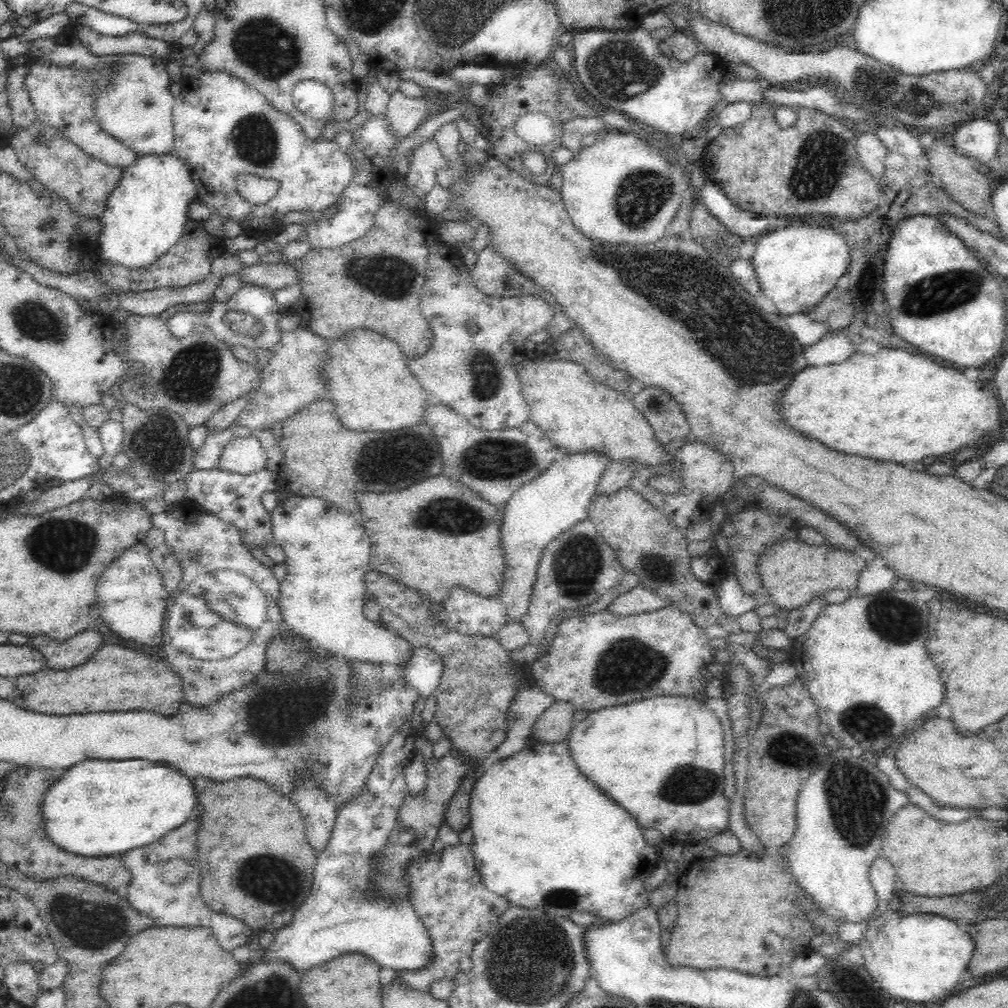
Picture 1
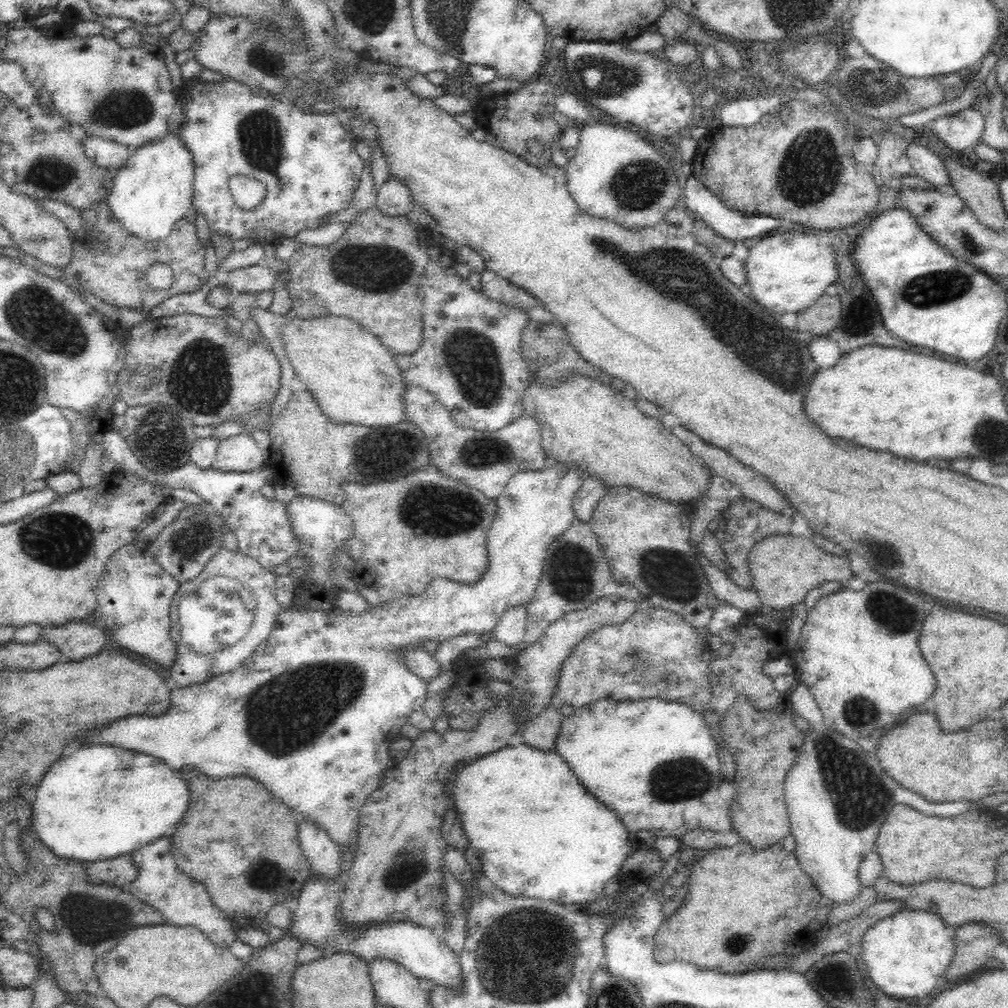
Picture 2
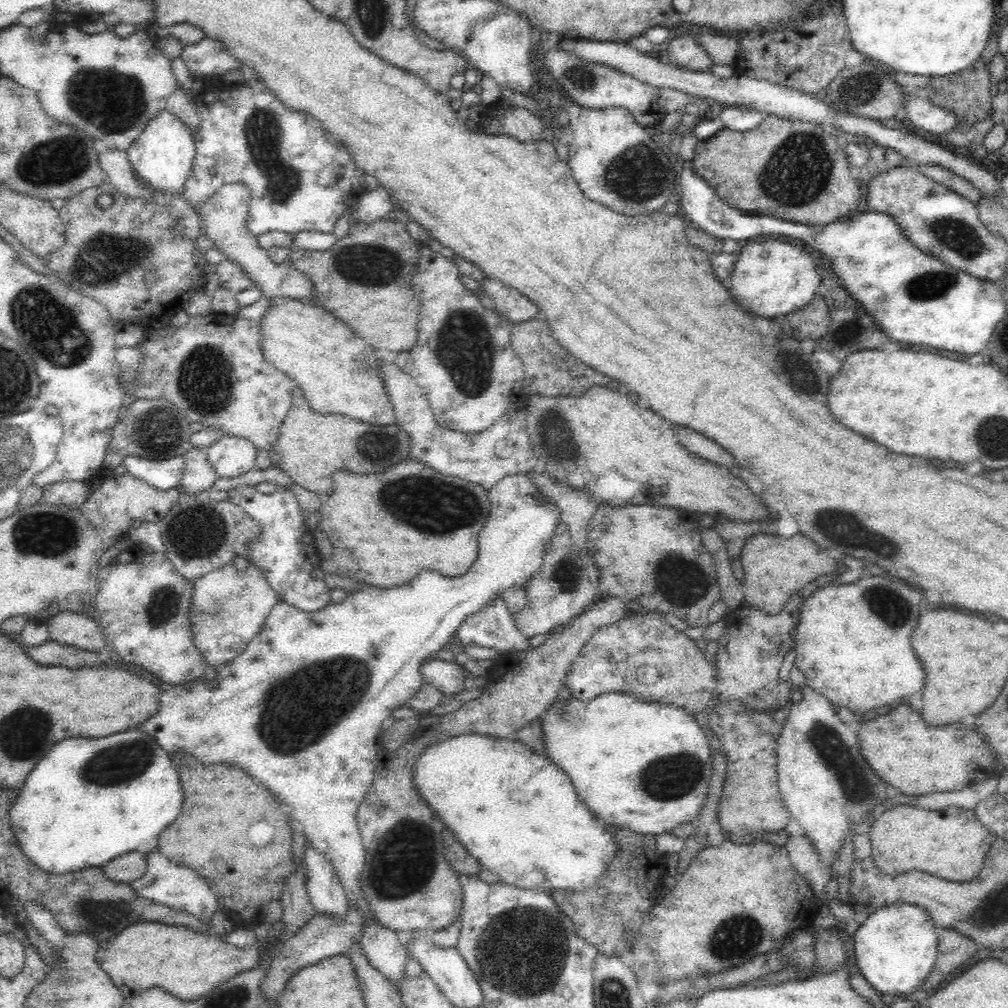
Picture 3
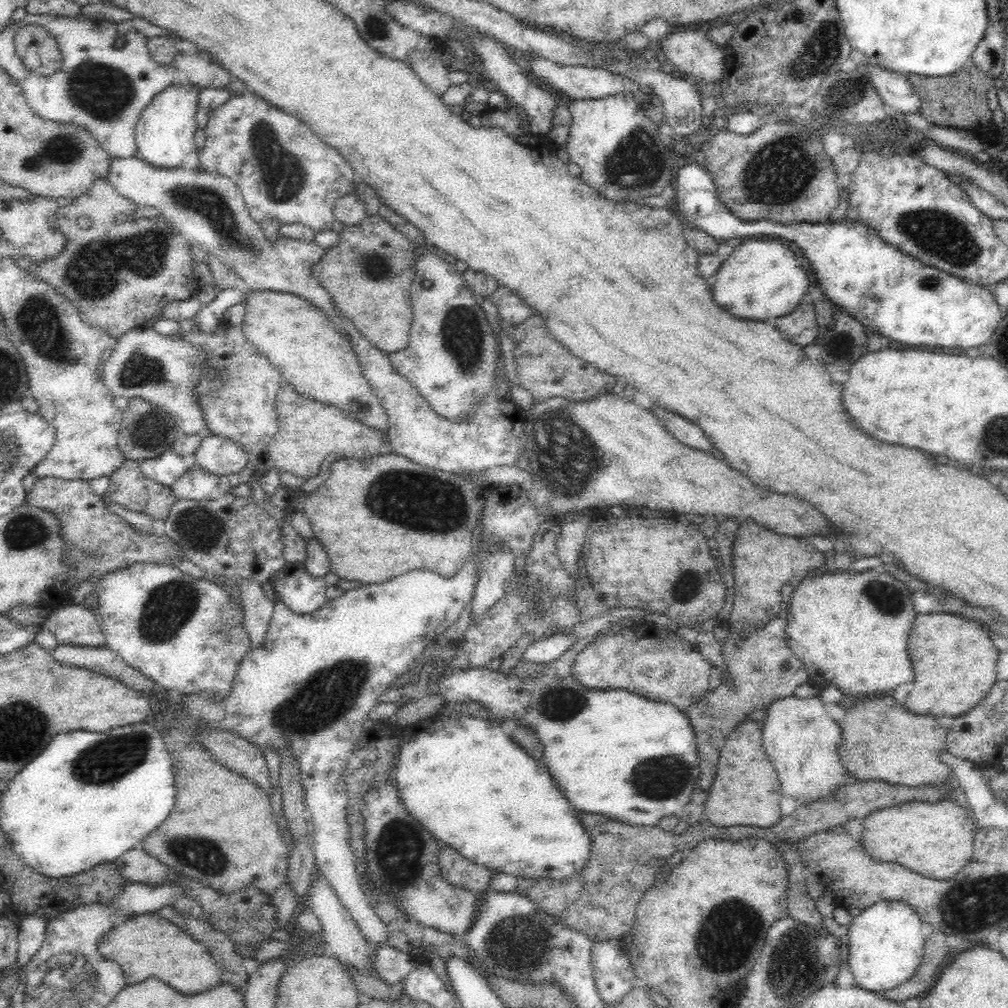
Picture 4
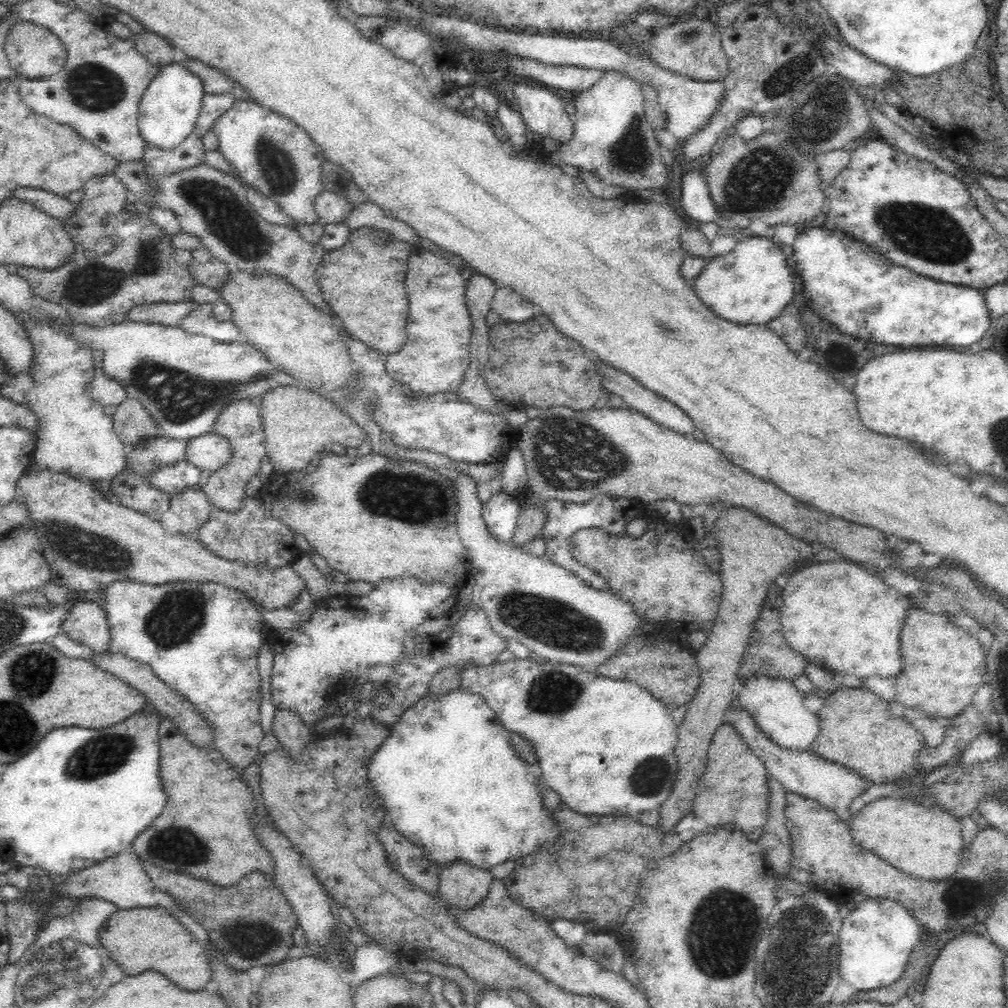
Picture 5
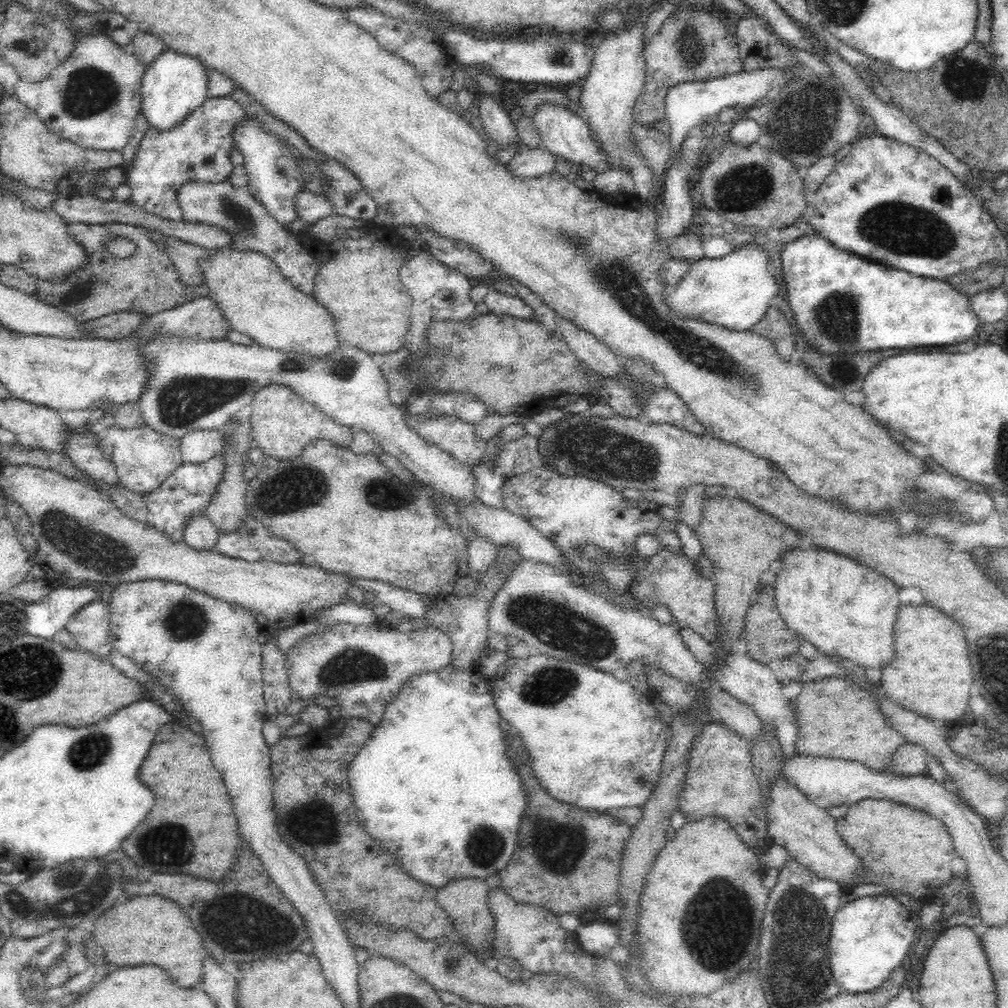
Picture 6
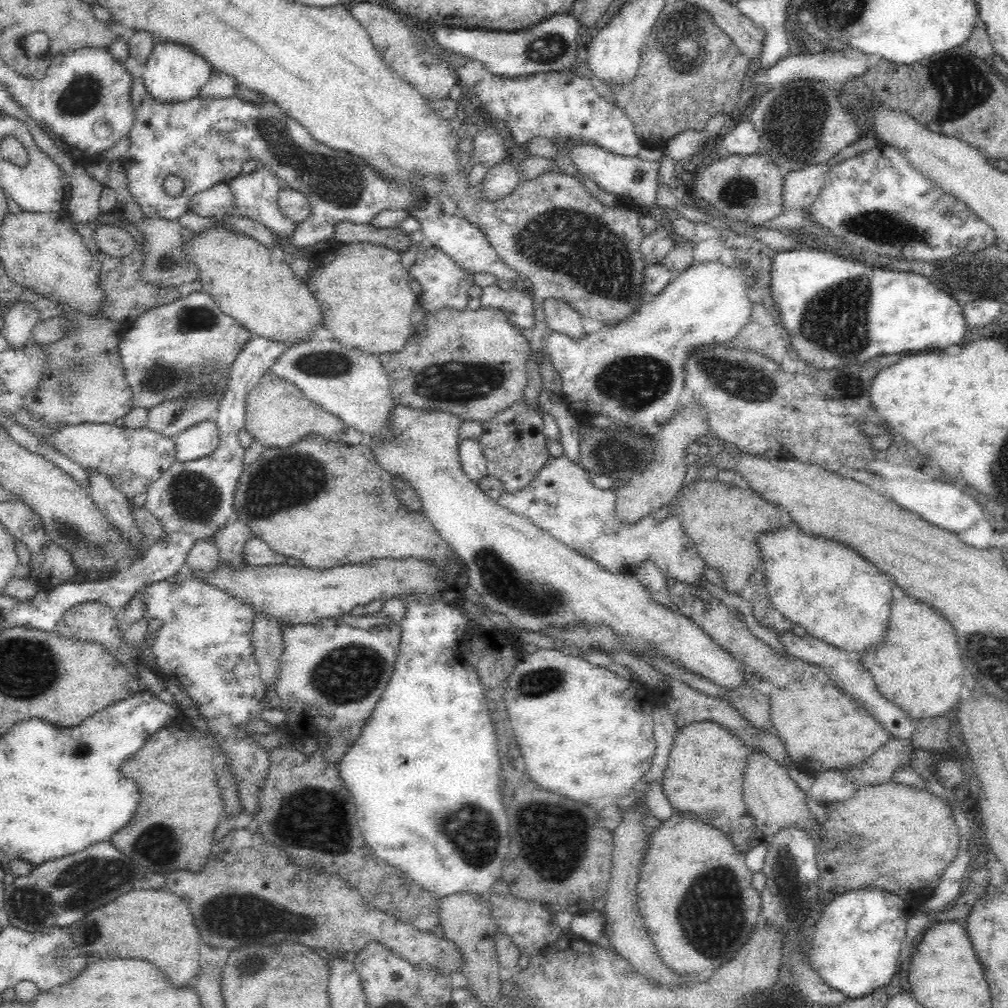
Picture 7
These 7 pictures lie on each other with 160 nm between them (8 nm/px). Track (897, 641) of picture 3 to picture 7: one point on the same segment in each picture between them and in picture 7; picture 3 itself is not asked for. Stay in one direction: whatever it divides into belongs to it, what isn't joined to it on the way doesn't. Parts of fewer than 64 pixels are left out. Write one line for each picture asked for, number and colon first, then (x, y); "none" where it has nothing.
4: (850, 630)
5: (841, 616)
6: (846, 610)
7: (839, 597)

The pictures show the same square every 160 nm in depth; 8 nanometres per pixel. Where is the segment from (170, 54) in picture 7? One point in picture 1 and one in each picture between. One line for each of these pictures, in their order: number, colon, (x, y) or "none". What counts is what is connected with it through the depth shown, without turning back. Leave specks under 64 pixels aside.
1: (145, 216)
2: (153, 189)
3: (162, 156)
4: (165, 131)
5: (168, 111)
6: (174, 85)

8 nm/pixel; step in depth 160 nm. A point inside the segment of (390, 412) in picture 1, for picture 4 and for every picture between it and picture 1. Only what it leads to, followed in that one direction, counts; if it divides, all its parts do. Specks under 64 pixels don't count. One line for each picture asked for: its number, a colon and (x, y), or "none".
2: (355, 379)
3: (338, 371)
4: (299, 340)

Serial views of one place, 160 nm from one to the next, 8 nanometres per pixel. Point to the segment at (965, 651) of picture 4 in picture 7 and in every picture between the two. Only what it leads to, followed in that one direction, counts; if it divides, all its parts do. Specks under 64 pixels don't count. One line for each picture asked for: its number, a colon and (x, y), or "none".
5: (943, 665)
6: (930, 674)
7: (918, 667)

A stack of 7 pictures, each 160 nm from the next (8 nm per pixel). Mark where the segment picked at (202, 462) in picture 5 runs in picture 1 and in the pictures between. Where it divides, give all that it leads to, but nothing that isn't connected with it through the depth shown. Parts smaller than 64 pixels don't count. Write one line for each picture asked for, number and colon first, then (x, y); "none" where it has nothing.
1: (242, 455)
2: (240, 453)
3: (231, 456)
4: (218, 455)

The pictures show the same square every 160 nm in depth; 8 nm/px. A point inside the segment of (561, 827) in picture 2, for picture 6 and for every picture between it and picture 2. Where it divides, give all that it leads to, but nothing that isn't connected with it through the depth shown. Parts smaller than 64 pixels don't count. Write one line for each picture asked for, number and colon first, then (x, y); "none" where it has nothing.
3: (513, 809)
4: (474, 788)
5: (449, 779)
6: (433, 784)

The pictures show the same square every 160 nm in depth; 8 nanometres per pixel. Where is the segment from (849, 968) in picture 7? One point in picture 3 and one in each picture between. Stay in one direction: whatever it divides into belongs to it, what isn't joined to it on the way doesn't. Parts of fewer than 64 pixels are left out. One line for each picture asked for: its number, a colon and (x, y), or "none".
3: (896, 948)
4: (886, 946)
5: (876, 939)
6: (870, 937)

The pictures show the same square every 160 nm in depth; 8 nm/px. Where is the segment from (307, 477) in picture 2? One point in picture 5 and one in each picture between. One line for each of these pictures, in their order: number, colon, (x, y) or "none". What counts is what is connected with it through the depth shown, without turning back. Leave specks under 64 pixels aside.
3: (310, 448)
4: (309, 432)
5: (297, 422)

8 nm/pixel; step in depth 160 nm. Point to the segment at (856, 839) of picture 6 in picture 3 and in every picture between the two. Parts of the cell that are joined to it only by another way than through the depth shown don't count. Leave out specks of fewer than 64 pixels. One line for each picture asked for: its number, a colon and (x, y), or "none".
3: (951, 843)
4: (936, 839)
5: (926, 842)

